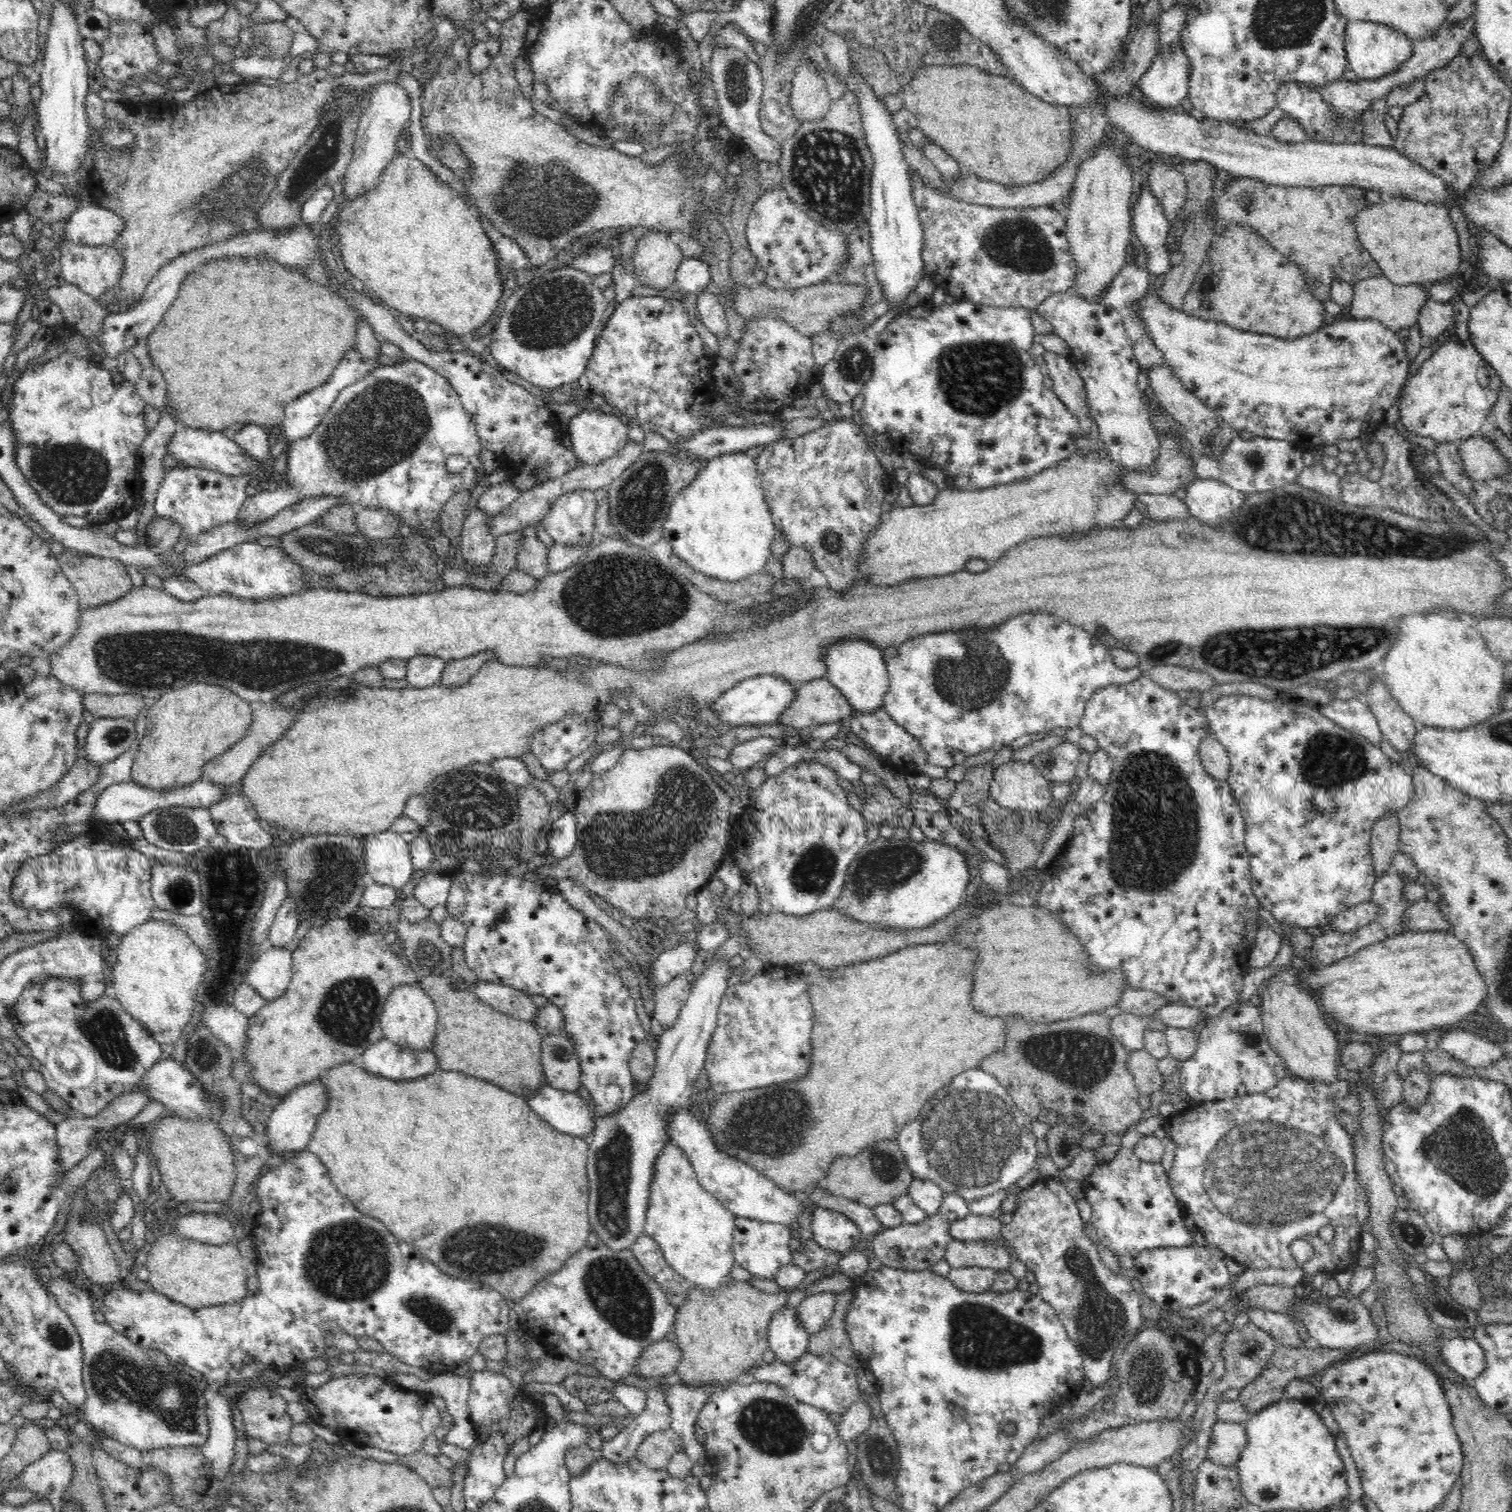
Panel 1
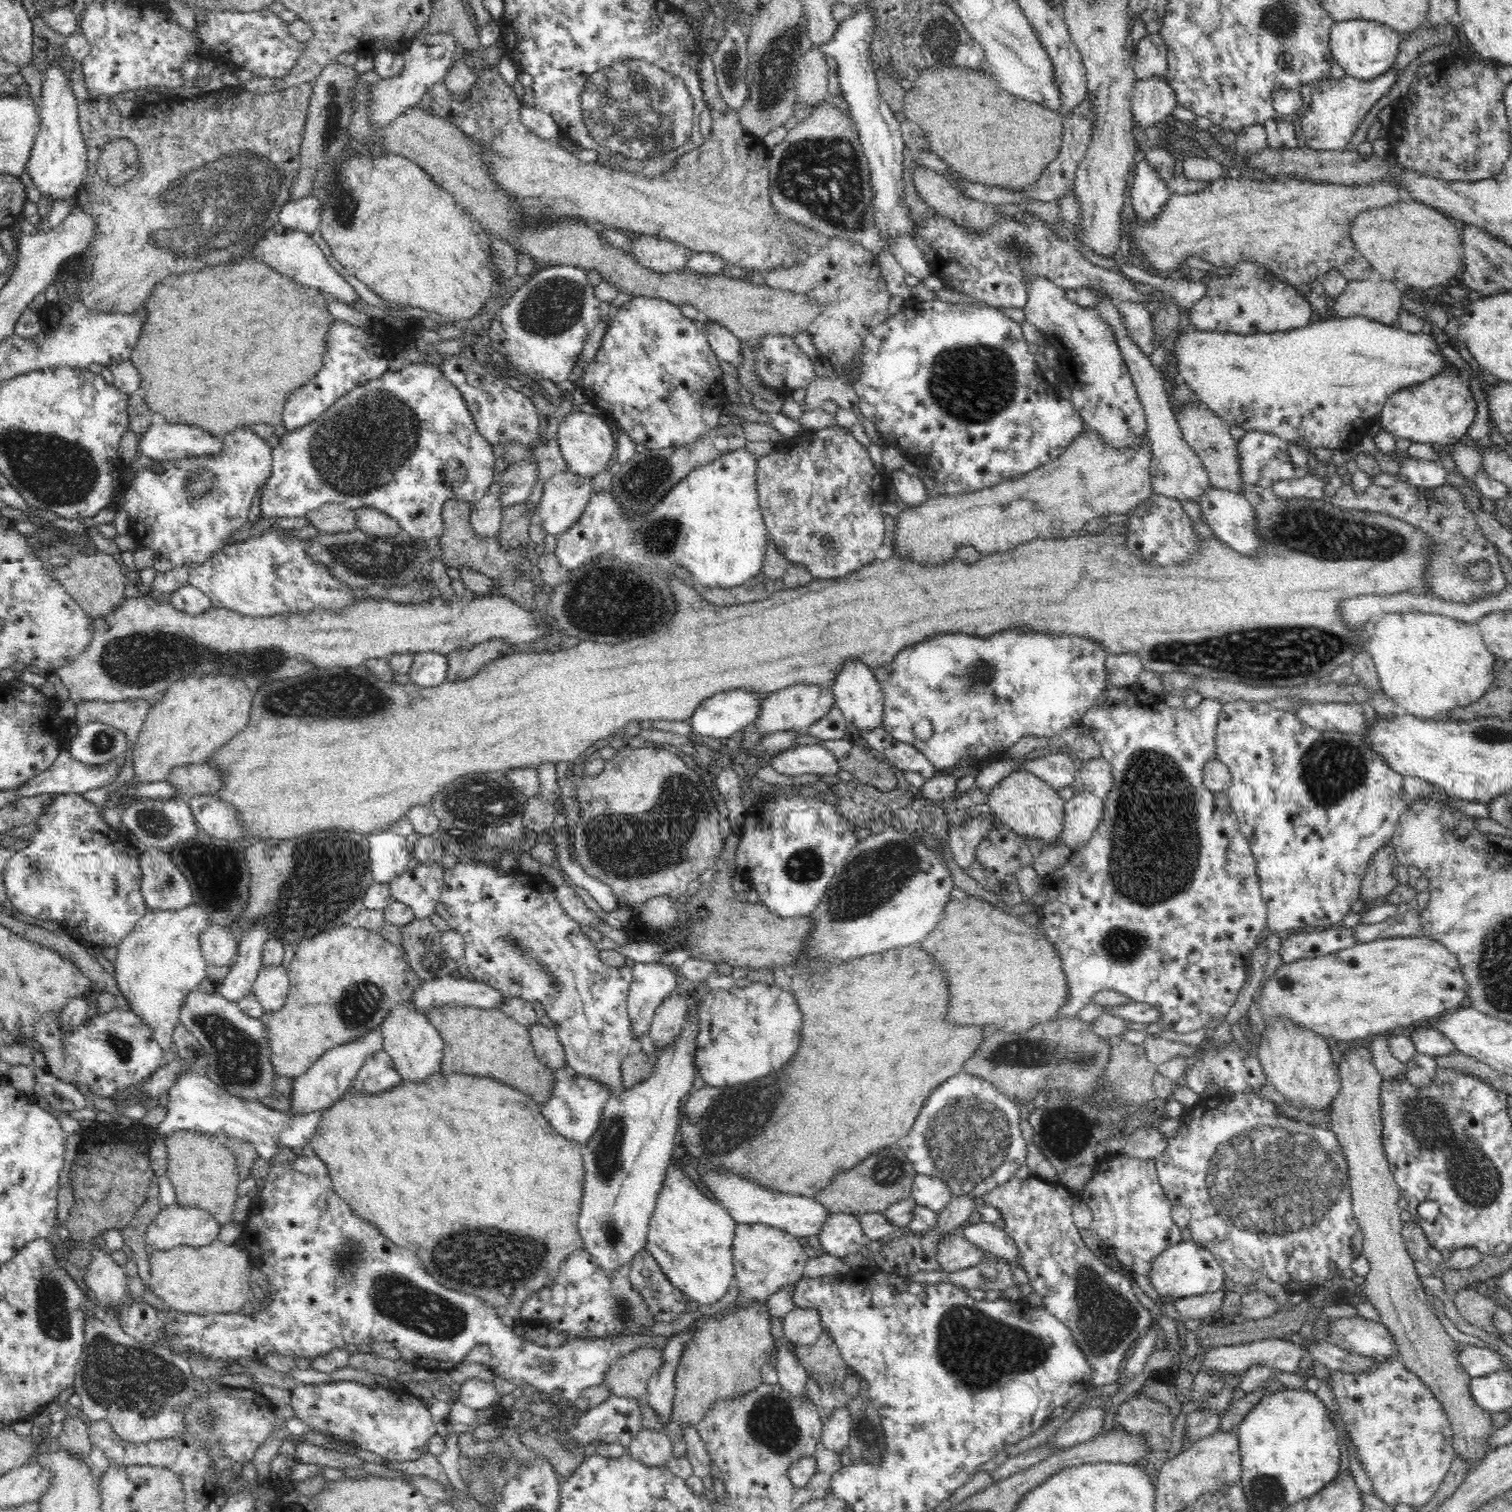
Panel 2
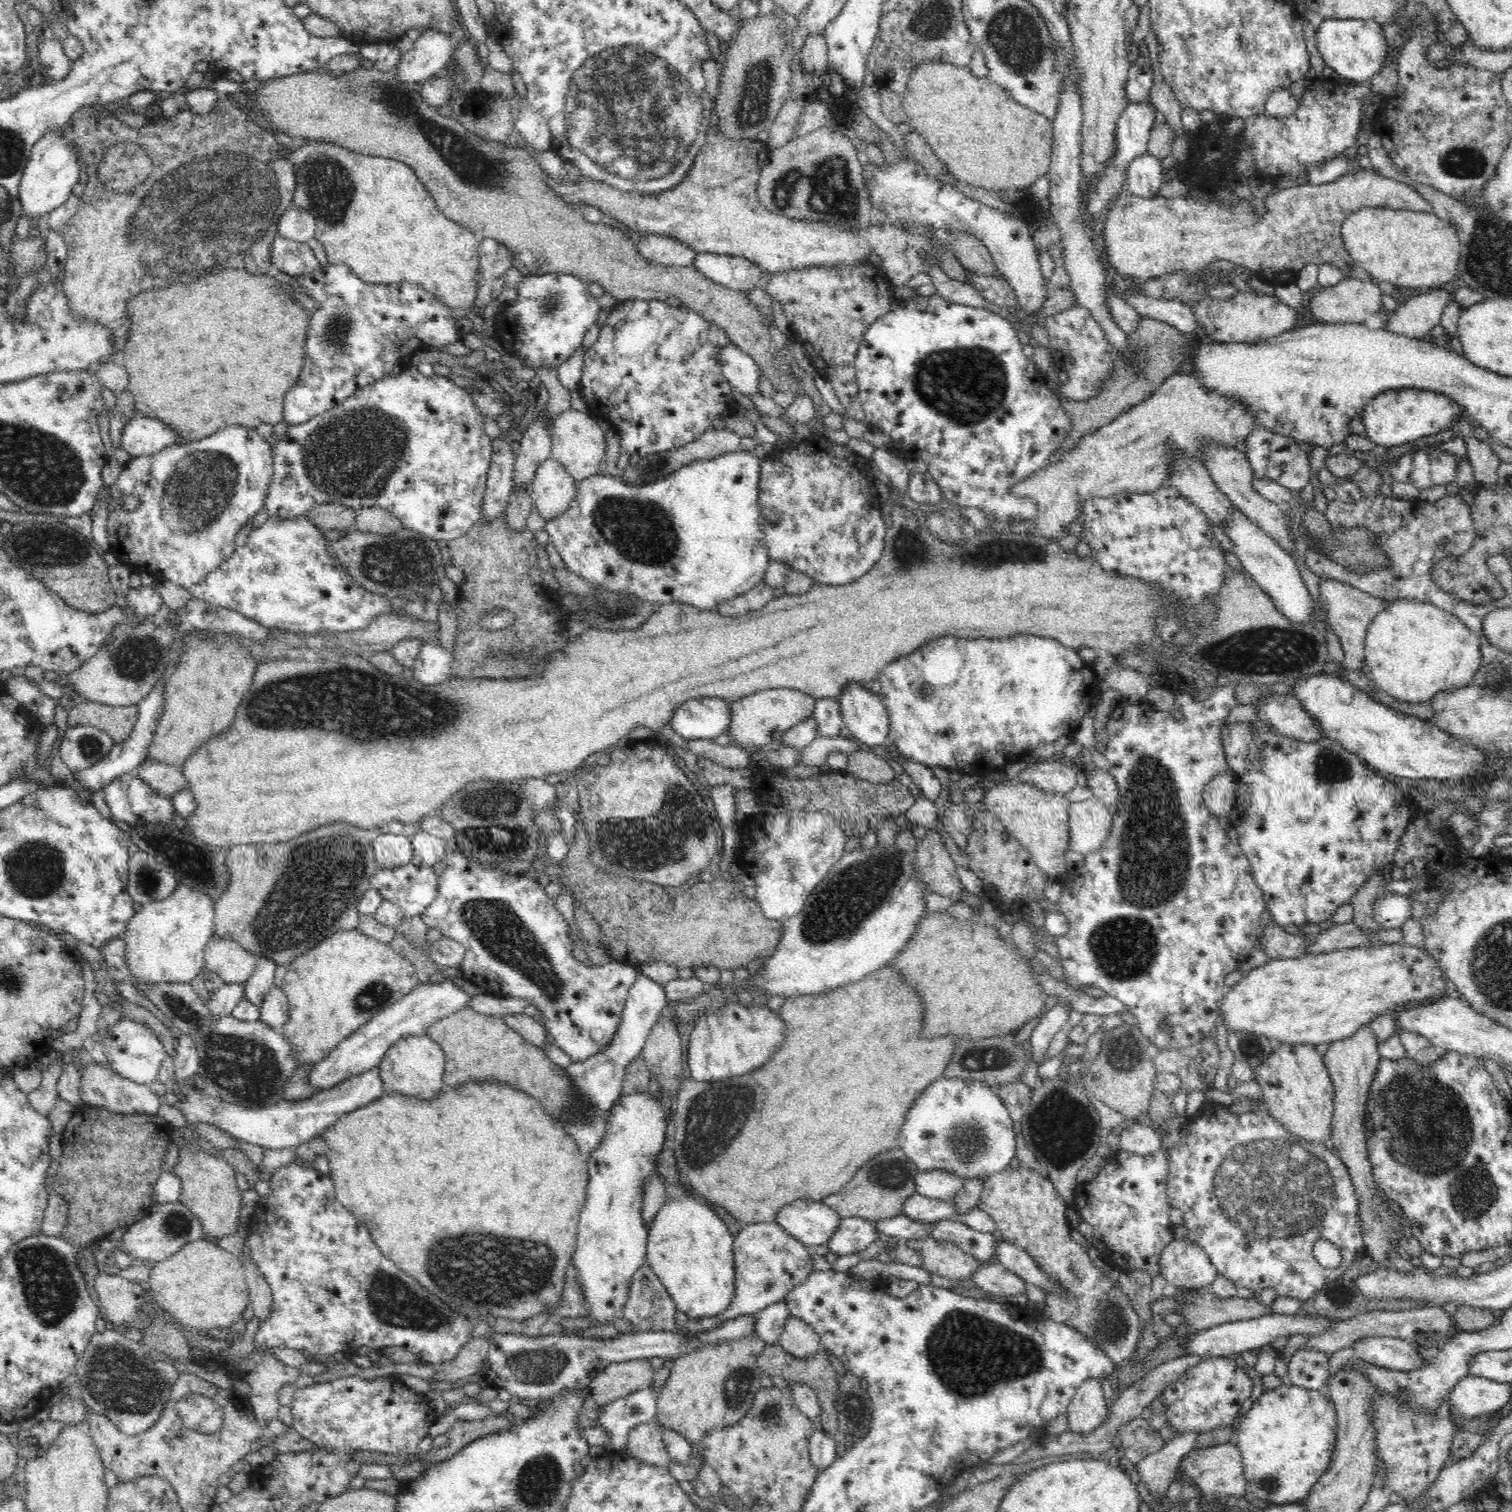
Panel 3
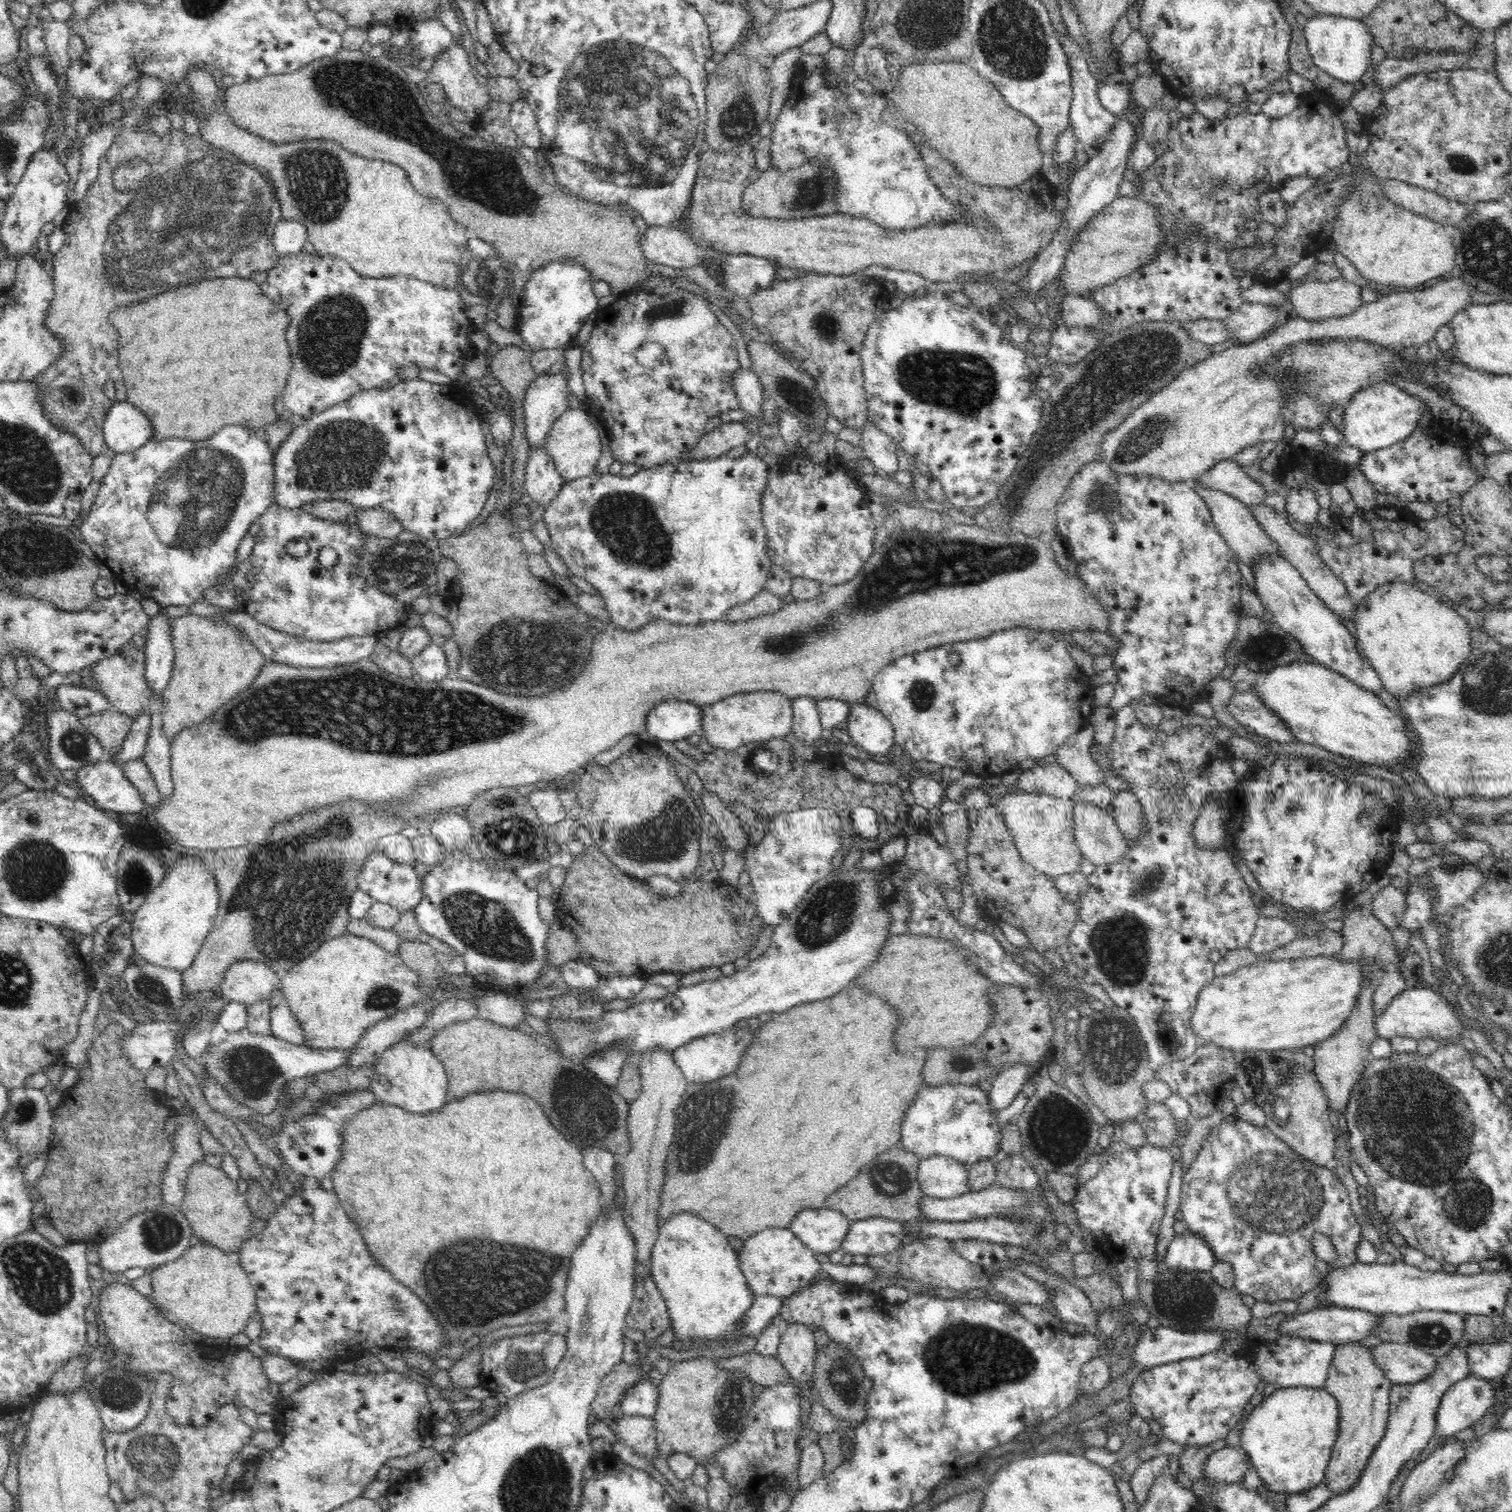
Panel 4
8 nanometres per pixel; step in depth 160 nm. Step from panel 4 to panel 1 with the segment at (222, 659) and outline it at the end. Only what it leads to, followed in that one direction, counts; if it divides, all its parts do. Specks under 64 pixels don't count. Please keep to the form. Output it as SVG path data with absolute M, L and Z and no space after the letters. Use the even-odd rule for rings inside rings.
M192 682L149 703L146 731L130 772L131 781L153 790L174 790L203 777L203 764L246 736L253 722L248 702L228 688Z

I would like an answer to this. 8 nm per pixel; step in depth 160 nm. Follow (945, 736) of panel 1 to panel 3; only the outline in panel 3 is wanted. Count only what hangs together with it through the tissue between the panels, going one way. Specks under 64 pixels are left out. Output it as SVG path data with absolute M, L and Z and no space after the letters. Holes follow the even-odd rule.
M1030 634L1010 636L1010 638L994 638L994 640L990 640L990 638L988 640L986 638L984 640L982 638L958 640L954 636L940 638L938 642L930 642L909 656L889 663L877 679L880 681L879 697L883 700L890 718L888 741L899 751L899 754L914 762L926 764L940 772L942 770L959 770L968 776L970 781L981 779L995 769L1005 769L1008 765L1029 757L1032 751L1038 750L1040 746L1052 744L1062 736L1072 736L1078 730L1082 718L1095 706L1094 699L1101 694L1098 689L1098 679L1096 679L1096 675L1092 675L1092 670L1092 664L1087 664L1082 660L1076 650L1067 648L1053 638L1040 638L1040 636L1030 636Z

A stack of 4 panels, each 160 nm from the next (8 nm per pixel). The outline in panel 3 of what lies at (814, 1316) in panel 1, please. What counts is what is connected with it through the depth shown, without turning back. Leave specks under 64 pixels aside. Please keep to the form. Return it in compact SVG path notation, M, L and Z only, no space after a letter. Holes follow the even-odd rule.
M794 1316L786 1321L778 1344L796 1358L810 1358L822 1347L814 1326Z

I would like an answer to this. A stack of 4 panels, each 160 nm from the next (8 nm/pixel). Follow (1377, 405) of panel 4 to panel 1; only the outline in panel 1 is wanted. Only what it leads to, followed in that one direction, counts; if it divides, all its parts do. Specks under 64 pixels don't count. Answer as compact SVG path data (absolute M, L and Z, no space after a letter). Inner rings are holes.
M1449 338L1434 354L1426 360L1418 372L1407 380L1400 393L1400 417L1406 429L1419 437L1432 437L1436 444L1464 442L1478 435L1486 416L1498 400L1502 382L1498 373L1482 358L1482 355L1469 342L1463 344L1458 339Z

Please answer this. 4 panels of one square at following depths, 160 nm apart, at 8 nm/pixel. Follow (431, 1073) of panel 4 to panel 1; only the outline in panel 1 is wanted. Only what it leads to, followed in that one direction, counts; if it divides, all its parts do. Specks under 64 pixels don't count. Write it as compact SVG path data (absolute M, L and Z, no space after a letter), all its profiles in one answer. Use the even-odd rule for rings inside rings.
M400 984L392 990L381 1014L383 1036L402 1050L428 1050L433 1048L438 1022L434 1001L418 984Z

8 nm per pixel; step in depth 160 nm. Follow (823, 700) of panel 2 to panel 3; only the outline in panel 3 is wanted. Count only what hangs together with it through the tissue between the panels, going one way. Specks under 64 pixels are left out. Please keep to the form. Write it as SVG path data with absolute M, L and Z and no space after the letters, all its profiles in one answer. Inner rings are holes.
M770 688L755 694L743 696L741 699L727 701L730 707L732 722L727 729L735 743L748 750L765 748L771 742L780 741L783 734L790 728L810 718L816 708L816 698L804 692L790 688Z

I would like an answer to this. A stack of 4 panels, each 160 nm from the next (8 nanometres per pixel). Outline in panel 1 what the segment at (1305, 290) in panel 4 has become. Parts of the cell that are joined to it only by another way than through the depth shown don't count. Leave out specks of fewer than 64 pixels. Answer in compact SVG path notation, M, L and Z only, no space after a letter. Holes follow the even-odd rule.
M1383 274L1372 276L1353 284L1354 300L1350 304L1350 314L1354 319L1376 319L1390 330L1410 328L1417 324L1420 310L1428 302L1426 287L1422 284L1399 285L1390 282Z

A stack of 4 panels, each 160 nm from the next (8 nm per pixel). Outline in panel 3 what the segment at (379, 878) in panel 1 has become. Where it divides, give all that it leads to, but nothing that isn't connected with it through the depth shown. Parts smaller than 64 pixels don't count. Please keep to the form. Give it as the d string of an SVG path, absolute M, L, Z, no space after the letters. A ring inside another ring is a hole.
M383 831L373 840L376 864L382 869L393 869L415 861L411 836Z

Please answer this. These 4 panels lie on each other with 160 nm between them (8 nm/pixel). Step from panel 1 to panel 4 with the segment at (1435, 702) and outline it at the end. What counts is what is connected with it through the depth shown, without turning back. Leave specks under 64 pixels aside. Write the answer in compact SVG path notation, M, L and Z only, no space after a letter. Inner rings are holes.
M1392 581L1377 586L1358 602L1353 621L1365 659L1374 667L1384 689L1397 698L1450 680L1472 652L1466 619L1414 583Z

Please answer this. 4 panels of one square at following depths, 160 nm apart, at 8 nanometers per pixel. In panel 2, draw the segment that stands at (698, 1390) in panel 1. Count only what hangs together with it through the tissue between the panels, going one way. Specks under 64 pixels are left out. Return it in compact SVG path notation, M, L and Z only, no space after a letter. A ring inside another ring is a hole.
M680 1424L680 1428L687 1449L685 1456L693 1466L693 1475L700 1478L710 1476L712 1459L694 1424Z

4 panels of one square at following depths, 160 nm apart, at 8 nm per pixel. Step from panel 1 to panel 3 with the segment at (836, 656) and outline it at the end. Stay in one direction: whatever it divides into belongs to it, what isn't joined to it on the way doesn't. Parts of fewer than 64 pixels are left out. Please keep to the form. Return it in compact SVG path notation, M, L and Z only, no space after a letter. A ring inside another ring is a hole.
M852 682L848 687L845 687L845 690L837 698L841 704L845 727L852 732L854 738L863 742L863 747L868 749L884 748L889 744L890 718L886 706L879 696L871 692L869 686Z

